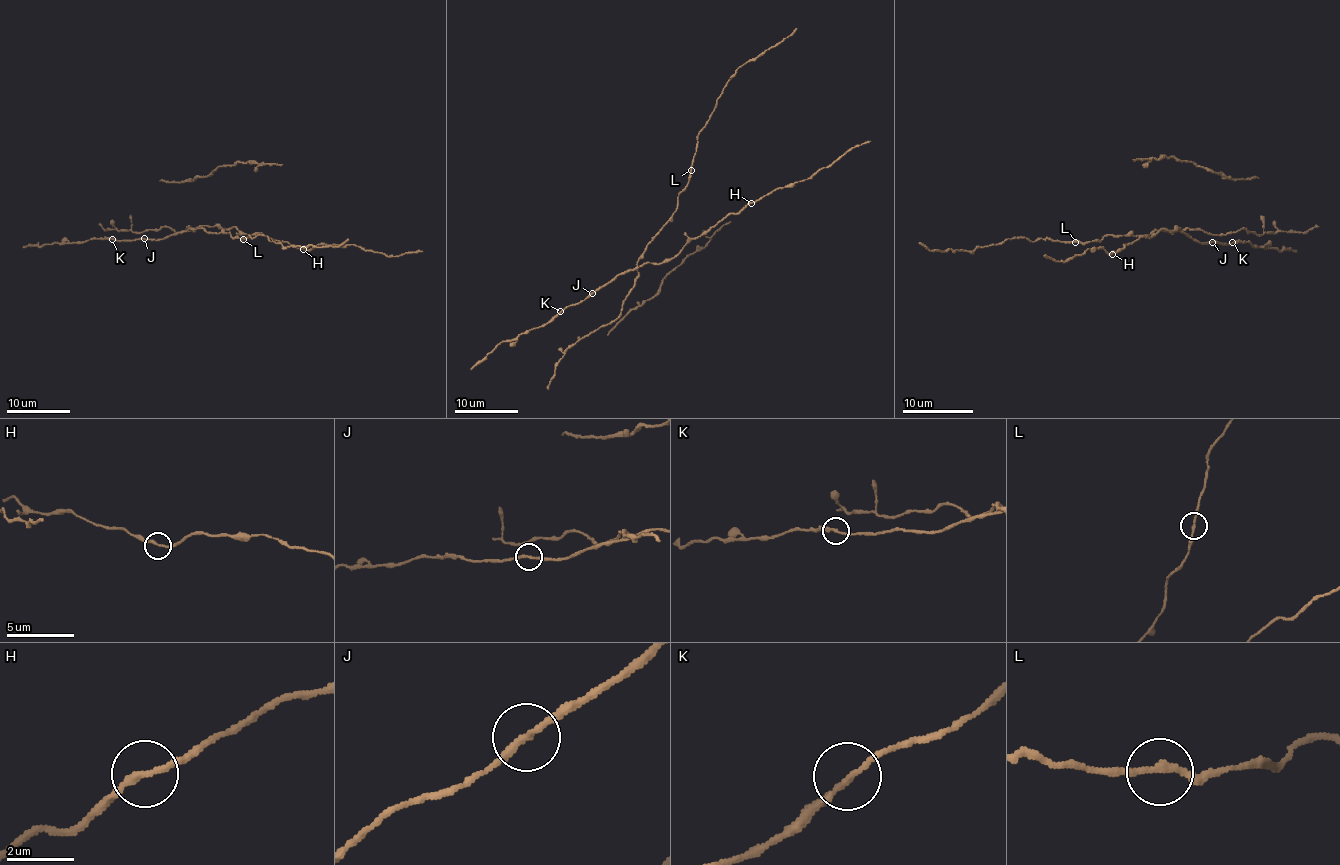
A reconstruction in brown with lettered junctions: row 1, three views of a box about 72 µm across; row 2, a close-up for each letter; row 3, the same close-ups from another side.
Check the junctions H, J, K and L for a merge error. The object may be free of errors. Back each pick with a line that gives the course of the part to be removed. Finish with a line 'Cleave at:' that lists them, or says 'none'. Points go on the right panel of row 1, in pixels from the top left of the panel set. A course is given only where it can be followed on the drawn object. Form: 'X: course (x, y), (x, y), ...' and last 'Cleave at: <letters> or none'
Cleave at: none

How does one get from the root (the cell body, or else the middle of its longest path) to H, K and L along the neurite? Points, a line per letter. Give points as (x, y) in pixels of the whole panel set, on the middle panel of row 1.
H: (644, 253), (638, 261), (639, 265), (665, 263), (692, 239), (705, 234), (730, 214), (738, 214), (751, 203)
K: (644, 253), (635, 268), (617, 274), (579, 303), (560, 311)
L: (644, 253), (646, 245), (676, 209), (678, 195), (689, 180), (690, 169)

